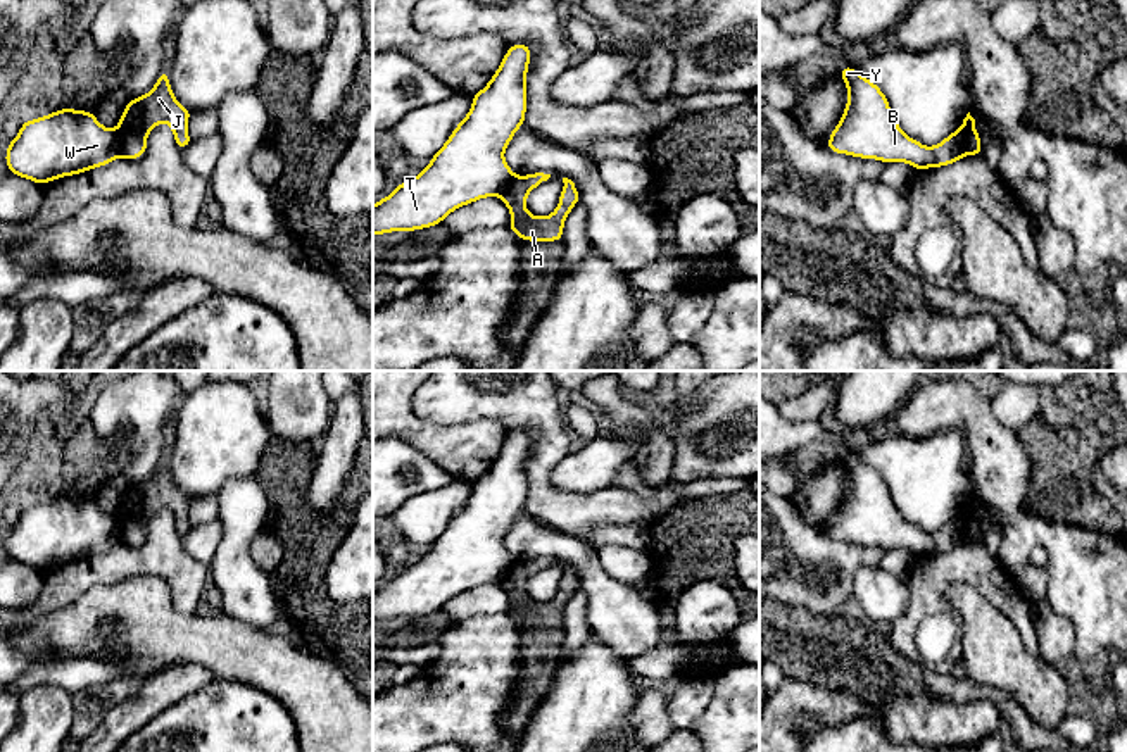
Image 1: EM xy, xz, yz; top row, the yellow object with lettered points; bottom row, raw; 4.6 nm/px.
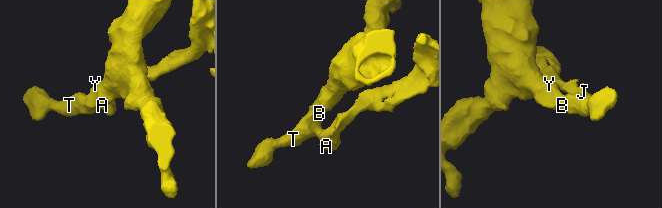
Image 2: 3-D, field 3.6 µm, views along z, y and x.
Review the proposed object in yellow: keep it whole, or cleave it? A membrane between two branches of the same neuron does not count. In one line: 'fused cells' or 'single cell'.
fused cells

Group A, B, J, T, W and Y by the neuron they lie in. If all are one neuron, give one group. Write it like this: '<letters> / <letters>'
A J / B T W Y

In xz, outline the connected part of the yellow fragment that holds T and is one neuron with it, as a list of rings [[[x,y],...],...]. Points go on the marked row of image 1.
[[[525,43],[511,45],[483,90],[471,97],[473,105],[456,126],[444,147],[430,159],[430,164],[412,179],[406,179],[385,198],[373,205],[373,235],[392,231],[431,228],[459,207],[485,197],[501,197],[513,181],[514,172],[504,160],[506,147],[525,124],[526,74],[532,48]]]

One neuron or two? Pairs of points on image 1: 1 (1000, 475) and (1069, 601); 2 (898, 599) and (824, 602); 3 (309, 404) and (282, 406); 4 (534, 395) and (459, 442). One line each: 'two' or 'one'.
1: one
2: two
3: one
4: two

